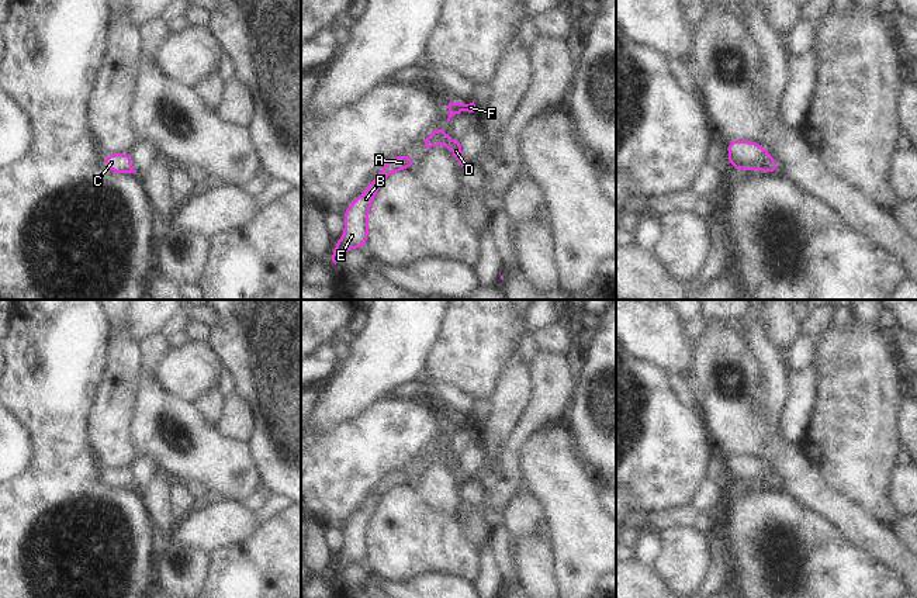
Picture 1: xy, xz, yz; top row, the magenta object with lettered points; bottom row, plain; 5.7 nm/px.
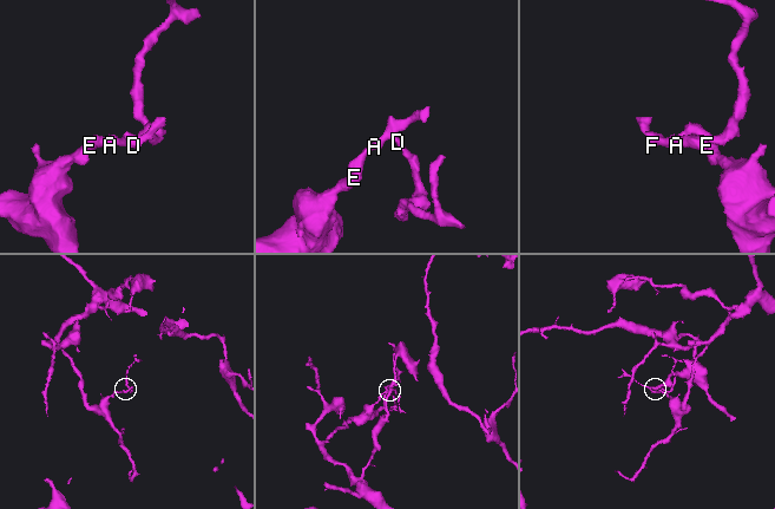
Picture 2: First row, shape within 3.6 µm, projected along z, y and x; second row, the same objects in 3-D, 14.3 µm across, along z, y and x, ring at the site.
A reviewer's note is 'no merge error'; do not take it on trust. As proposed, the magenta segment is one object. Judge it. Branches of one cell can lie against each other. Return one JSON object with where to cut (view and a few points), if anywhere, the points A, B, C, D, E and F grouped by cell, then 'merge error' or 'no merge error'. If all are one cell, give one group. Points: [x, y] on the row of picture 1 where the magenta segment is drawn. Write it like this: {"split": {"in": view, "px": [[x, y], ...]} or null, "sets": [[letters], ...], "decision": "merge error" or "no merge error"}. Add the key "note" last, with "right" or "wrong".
{"split": null, "sets": [["A", "B", "C", "D", "E", "F"]], "decision": "no merge error", "note": "right"}

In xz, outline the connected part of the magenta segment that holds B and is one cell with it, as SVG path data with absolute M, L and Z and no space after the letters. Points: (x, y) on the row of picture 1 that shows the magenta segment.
M398 155L390 159L377 176L367 184L364 193L347 205L345 214L342 215L345 232L336 241L332 255L332 262L335 265L350 248L357 248L360 250L366 249L366 243L368 241L368 212L383 182L388 176L404 169L413 169L413 166L415 159L412 155Z

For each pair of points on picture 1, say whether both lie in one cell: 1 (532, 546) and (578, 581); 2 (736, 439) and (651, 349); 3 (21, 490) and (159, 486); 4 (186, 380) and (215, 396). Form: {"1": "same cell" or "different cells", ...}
{"1": "different cells", "2": "different cells", "3": "different cells", "4": "different cells"}

